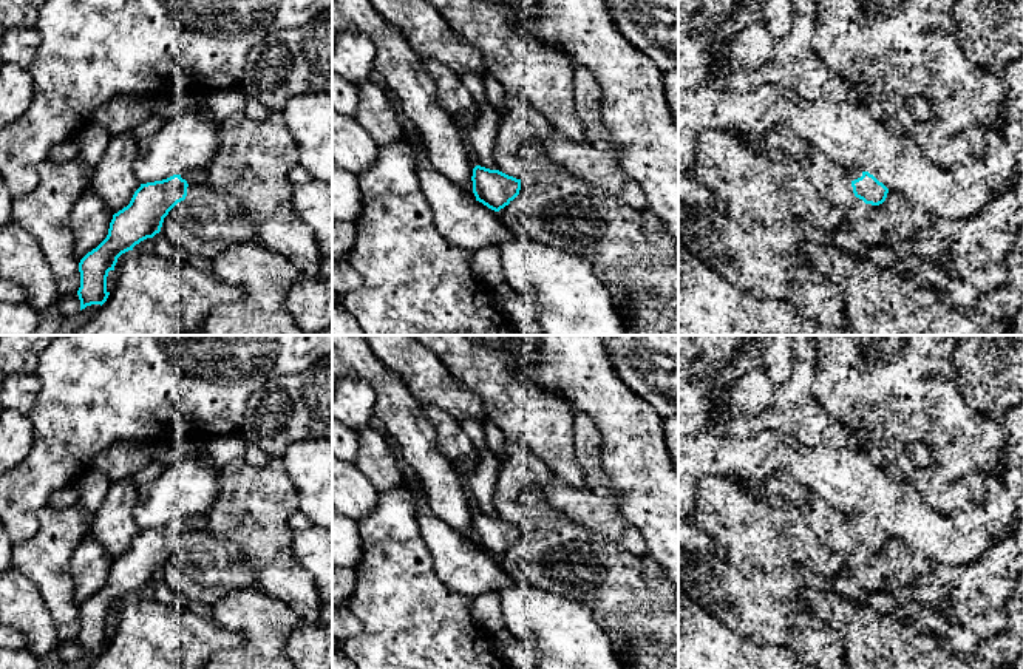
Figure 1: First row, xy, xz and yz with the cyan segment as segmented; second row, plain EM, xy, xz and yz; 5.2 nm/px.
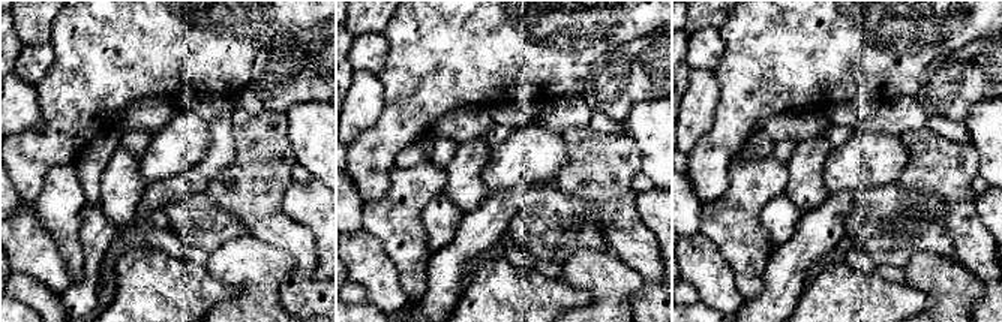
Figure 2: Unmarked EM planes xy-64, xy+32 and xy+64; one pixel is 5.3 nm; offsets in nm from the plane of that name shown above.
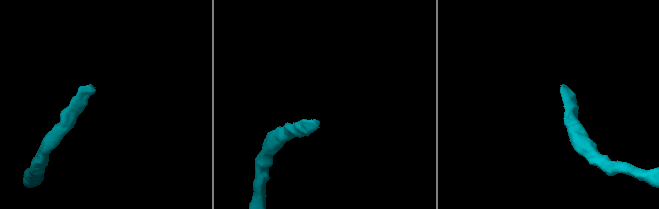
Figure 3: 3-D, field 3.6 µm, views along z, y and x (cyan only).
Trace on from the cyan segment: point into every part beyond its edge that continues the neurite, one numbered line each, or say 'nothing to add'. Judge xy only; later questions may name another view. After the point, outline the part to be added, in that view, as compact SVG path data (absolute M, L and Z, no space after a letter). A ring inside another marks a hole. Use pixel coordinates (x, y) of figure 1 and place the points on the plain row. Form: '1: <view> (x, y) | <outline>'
1: xy (192, 522) | M187 516L181 519L181 524L185 525L187 530L206 528L207 516Z

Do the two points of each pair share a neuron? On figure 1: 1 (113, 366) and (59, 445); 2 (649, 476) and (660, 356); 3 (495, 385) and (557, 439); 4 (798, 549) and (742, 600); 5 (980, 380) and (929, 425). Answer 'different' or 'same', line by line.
1: same
2: different
3: same
4: different
5: different

